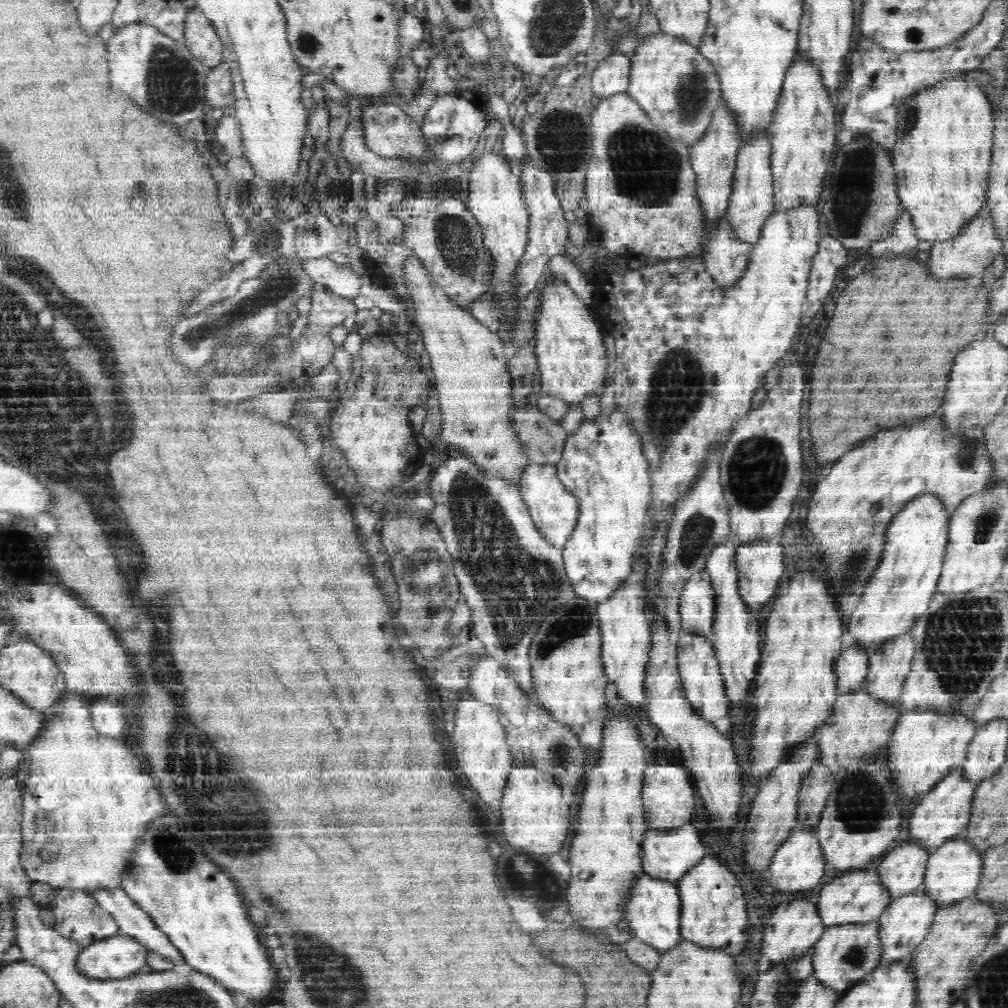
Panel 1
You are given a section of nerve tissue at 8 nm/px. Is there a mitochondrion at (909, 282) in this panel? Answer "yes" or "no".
no

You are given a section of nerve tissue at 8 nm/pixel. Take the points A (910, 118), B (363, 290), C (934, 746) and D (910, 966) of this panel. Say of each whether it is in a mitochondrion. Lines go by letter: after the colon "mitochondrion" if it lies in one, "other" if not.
A: mitochondrion
B: other
C: other
D: other

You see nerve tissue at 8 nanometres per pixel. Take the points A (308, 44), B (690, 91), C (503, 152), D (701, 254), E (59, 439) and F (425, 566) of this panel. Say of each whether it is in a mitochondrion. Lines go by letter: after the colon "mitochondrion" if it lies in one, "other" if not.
A: mitochondrion
B: mitochondrion
C: other
D: other
E: mitochondrion
F: mitochondrion

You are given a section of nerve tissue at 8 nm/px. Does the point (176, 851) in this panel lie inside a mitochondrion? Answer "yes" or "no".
yes

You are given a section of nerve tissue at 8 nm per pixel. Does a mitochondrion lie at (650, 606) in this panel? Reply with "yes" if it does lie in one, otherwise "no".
no

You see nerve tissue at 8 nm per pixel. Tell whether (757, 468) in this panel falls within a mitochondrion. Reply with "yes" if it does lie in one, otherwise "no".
yes

